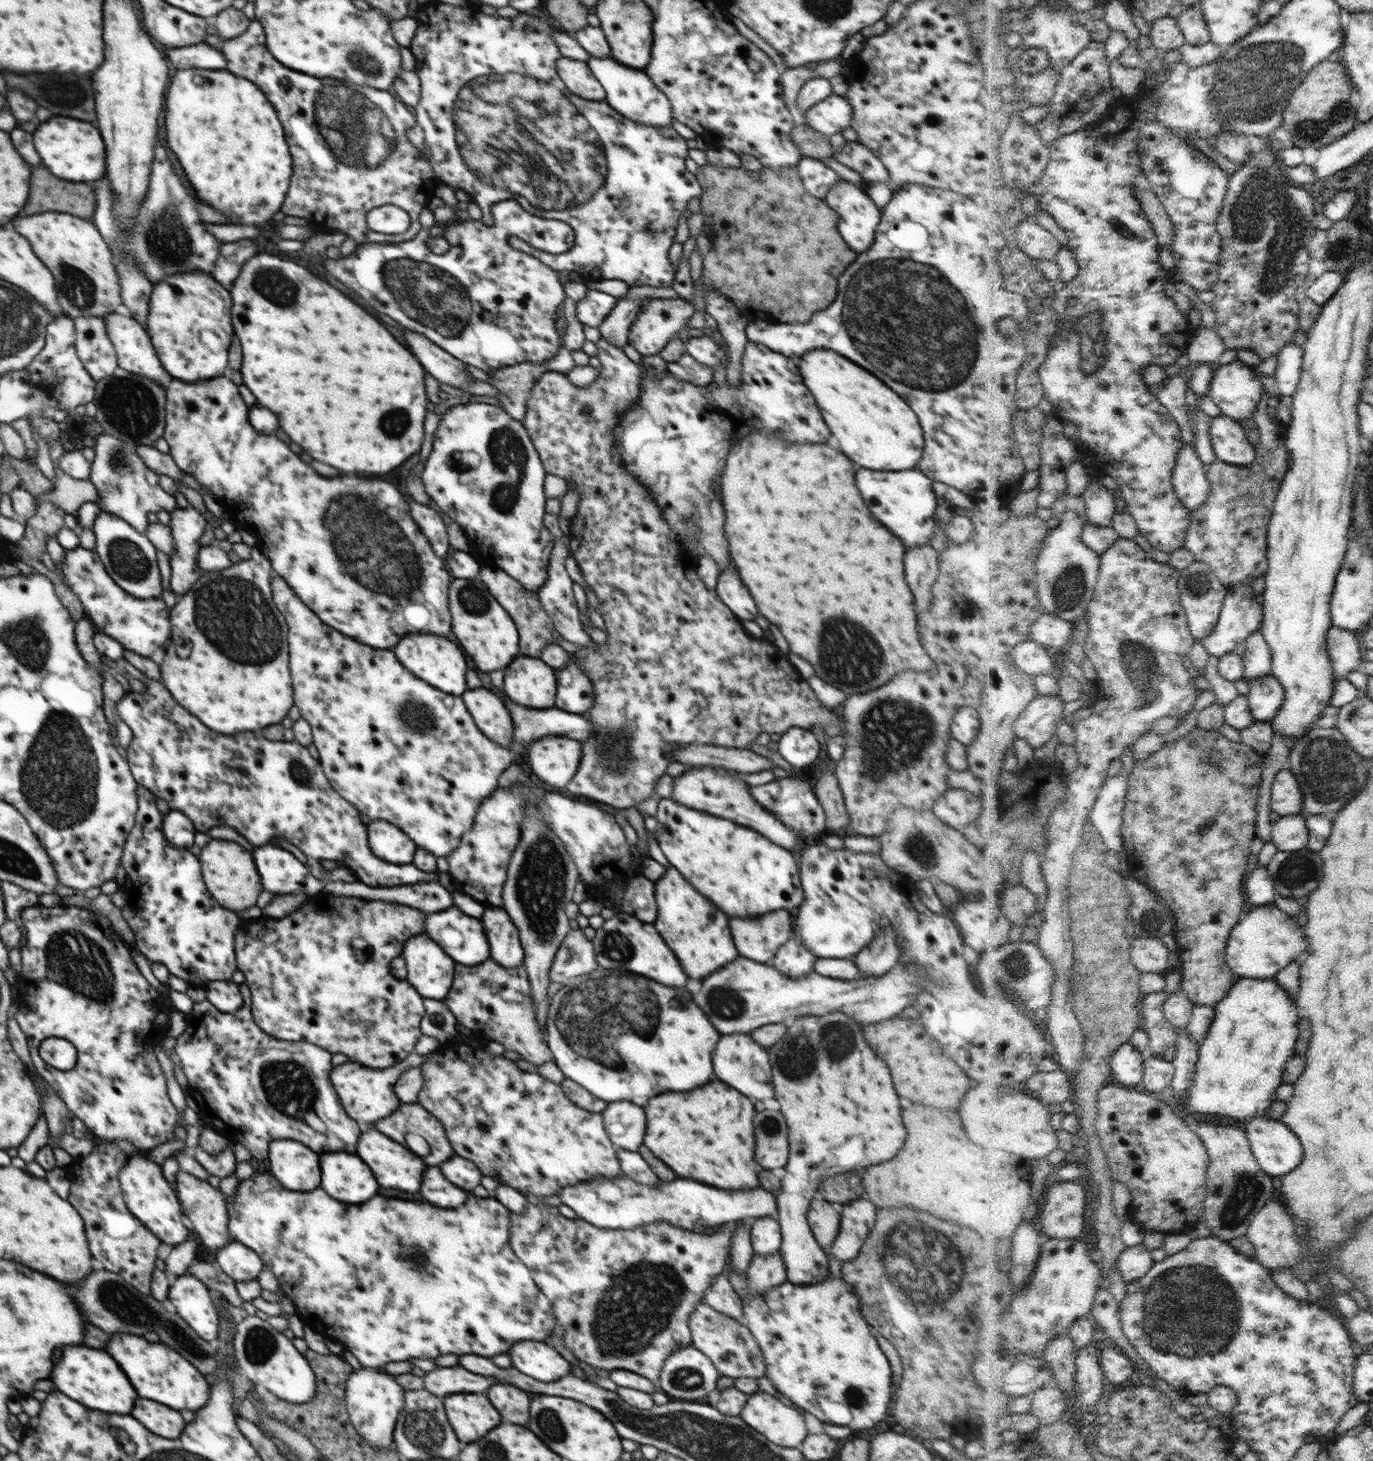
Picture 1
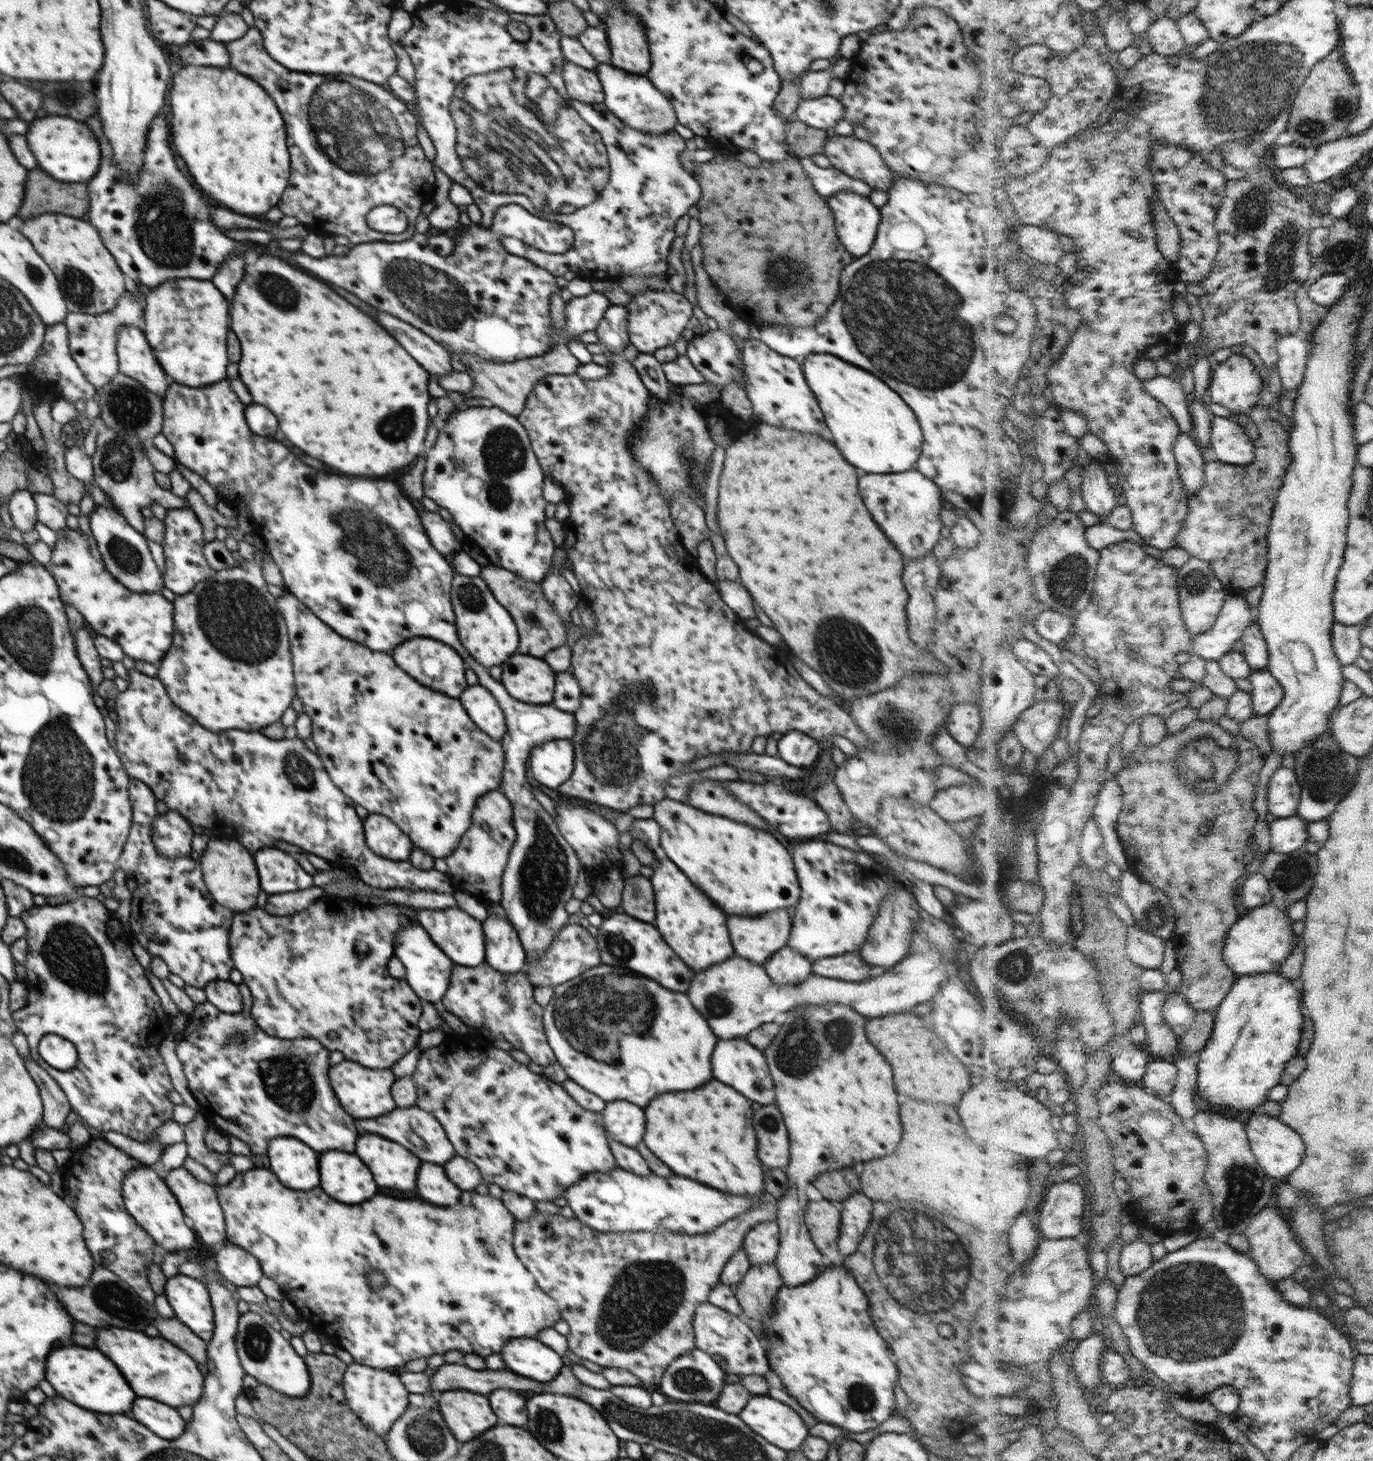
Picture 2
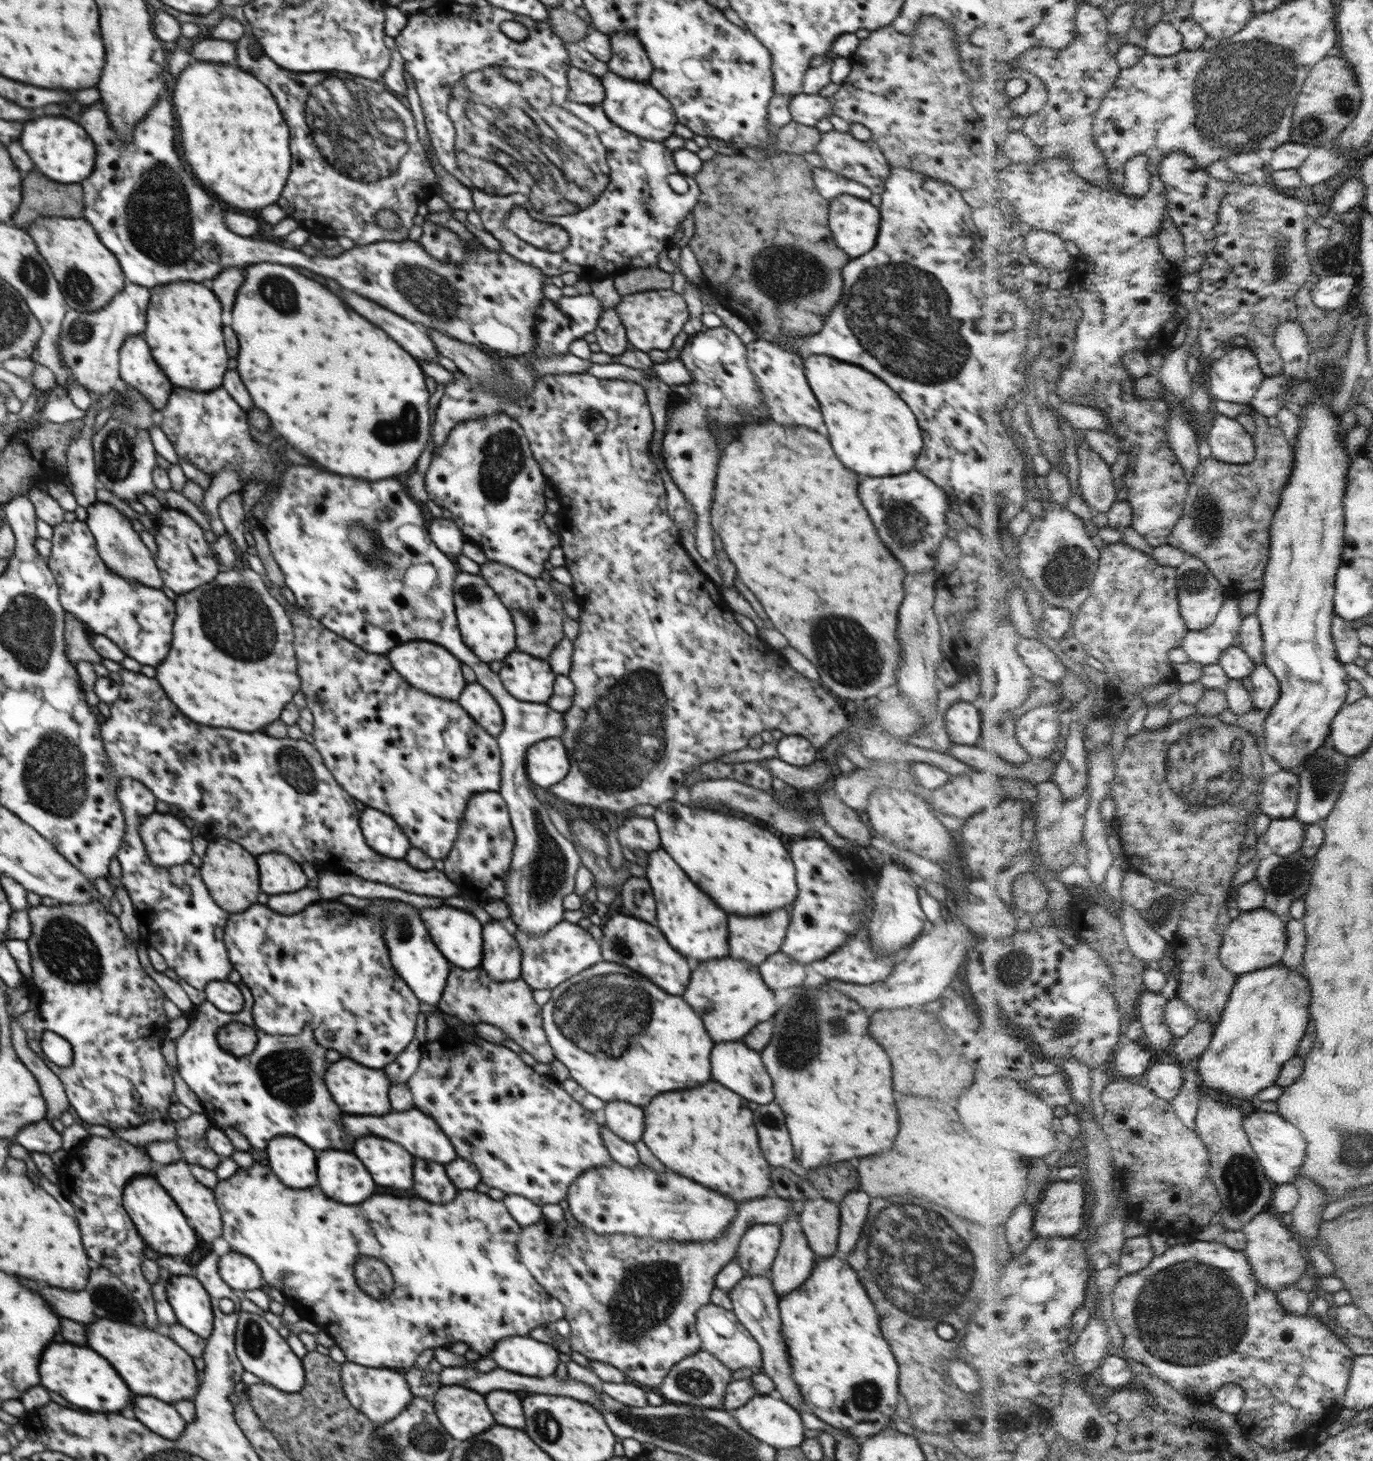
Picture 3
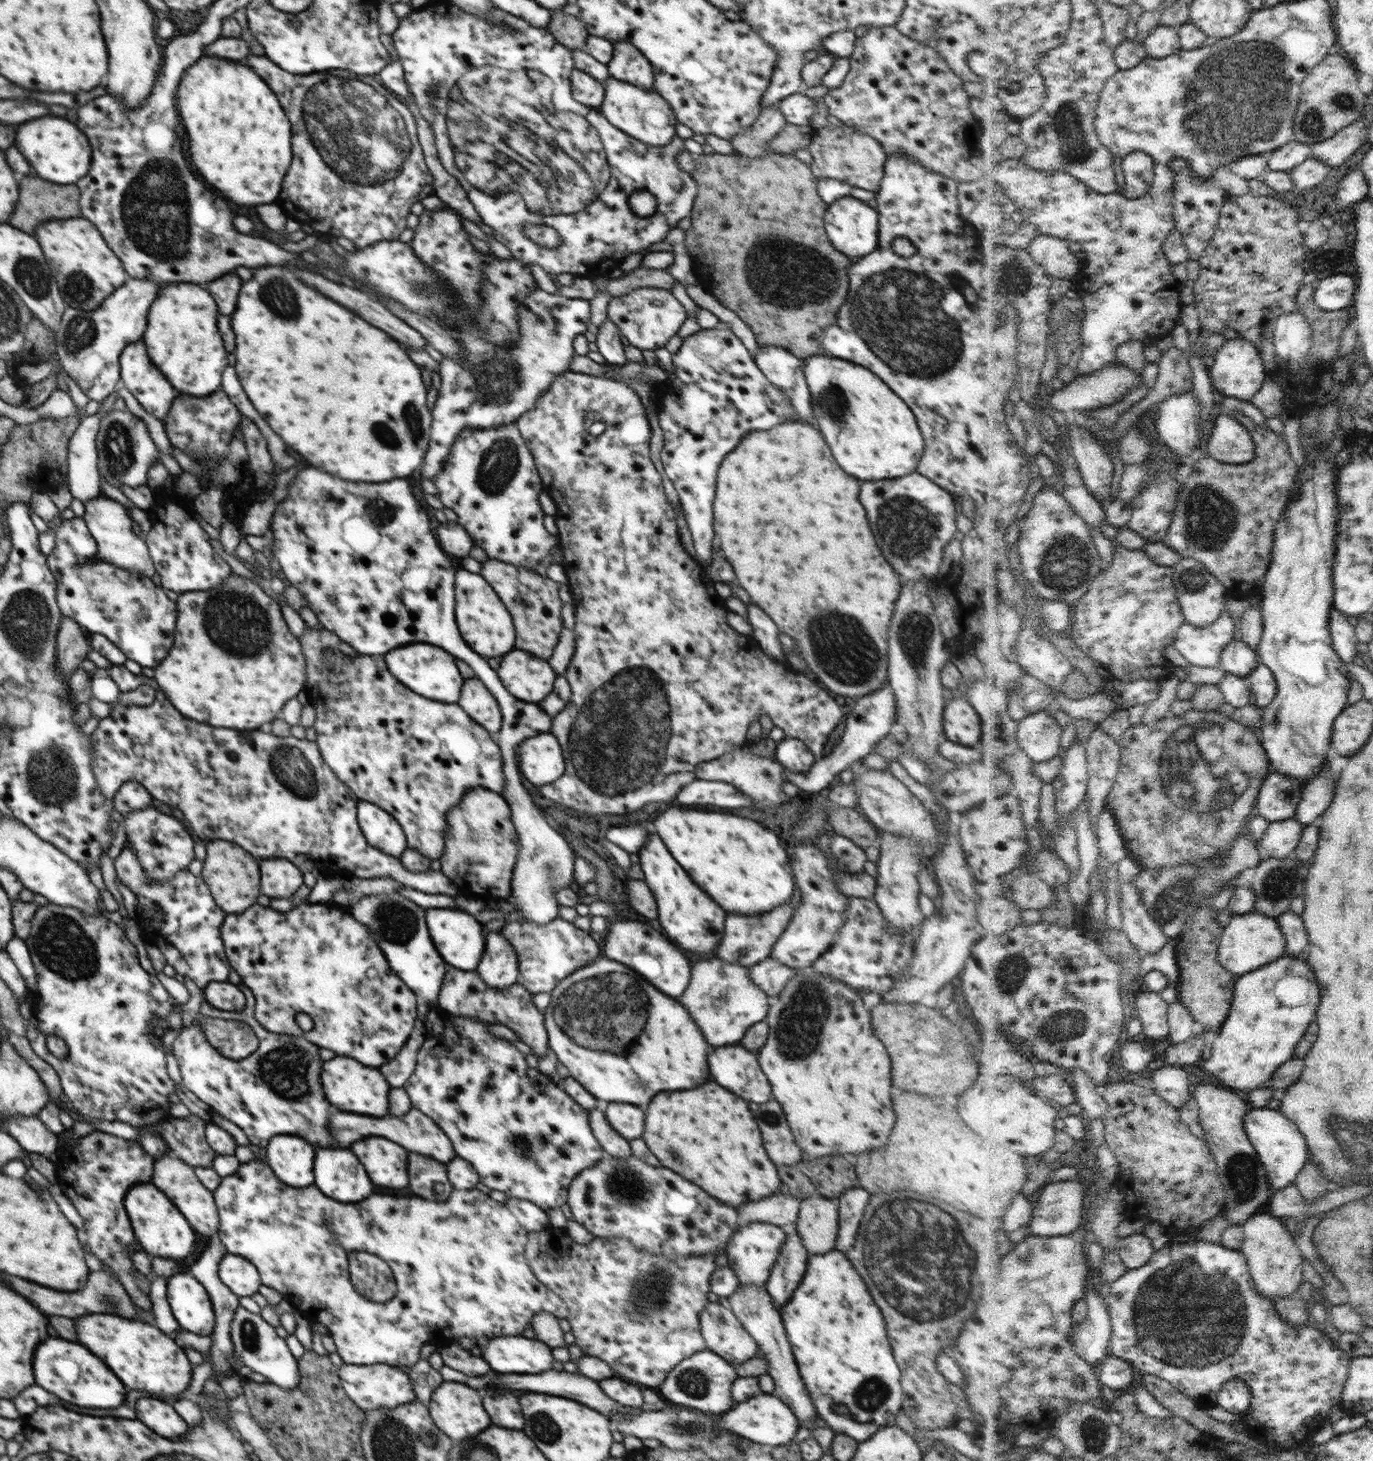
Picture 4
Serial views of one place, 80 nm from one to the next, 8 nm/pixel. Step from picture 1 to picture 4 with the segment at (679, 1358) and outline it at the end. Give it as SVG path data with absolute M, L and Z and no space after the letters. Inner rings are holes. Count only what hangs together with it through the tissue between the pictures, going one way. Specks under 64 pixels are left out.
M704 1350L679 1362L666 1376L664 1383L658 1388L662 1399L673 1406L688 1407L705 1413L721 1416L733 1406L732 1384L739 1378L737 1367L718 1356L715 1352Z

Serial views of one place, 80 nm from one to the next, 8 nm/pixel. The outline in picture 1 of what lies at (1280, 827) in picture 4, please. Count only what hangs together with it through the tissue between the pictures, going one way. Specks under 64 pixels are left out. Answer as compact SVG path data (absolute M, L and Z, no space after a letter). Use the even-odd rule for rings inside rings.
M1307 814L1282 817L1273 826L1273 843L1279 851L1294 852L1310 845Z

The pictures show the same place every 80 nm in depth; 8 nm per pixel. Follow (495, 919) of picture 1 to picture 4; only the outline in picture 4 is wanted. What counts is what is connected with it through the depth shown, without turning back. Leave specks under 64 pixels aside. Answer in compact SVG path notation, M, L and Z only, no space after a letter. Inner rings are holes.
M500 930L485 935L485 949L476 971L490 988L506 988L519 982L516 951Z

